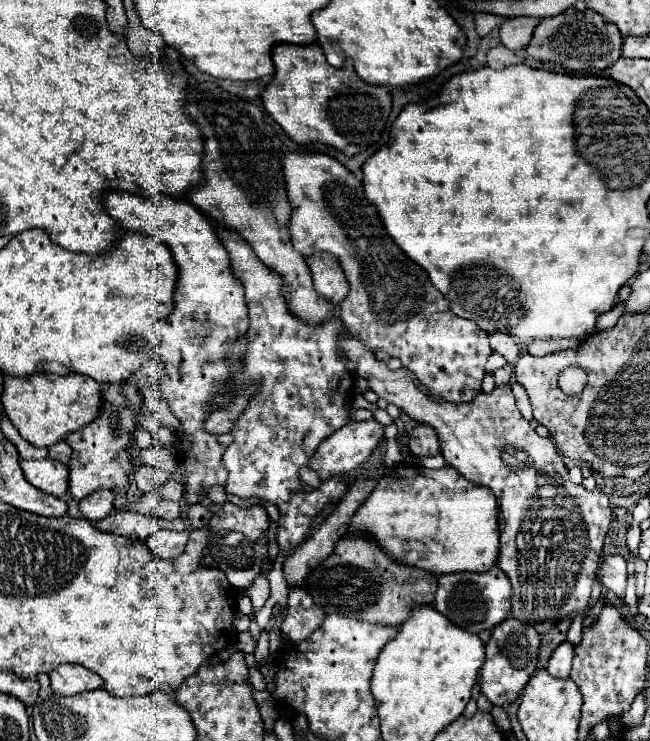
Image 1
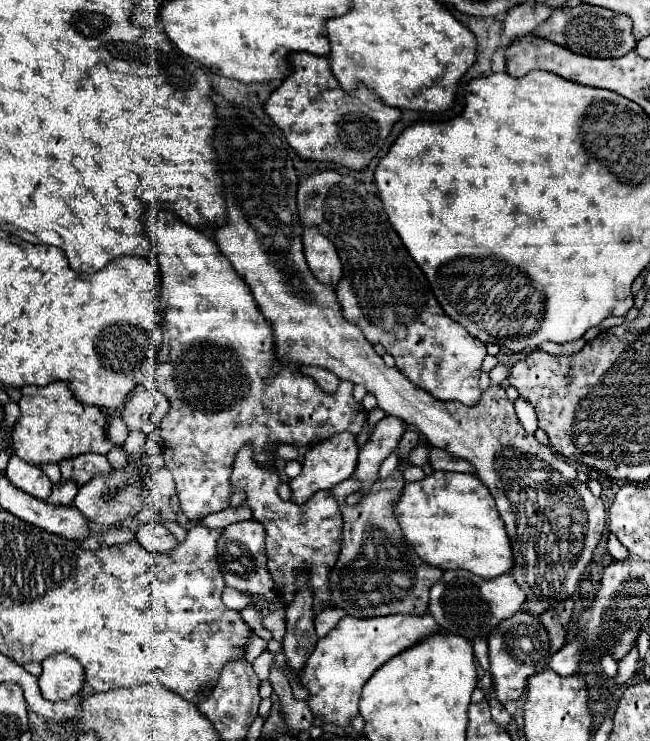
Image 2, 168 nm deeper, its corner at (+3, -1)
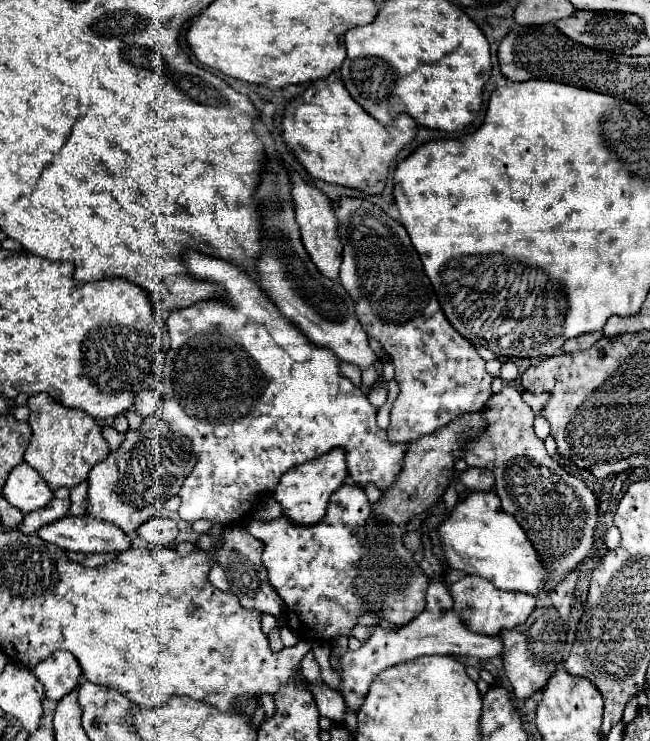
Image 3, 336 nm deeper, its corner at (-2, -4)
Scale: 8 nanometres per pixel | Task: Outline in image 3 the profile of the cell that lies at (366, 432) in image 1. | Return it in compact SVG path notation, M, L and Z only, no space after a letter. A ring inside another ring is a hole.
M333 449L333 451L313 459L309 463L303 463L303 465L289 469L281 477L273 497L281 505L283 517L287 517L295 525L309 527L309 525L315 525L317 521L321 521L321 517L325 517L327 507L329 507L329 497L343 485L345 475L347 475L345 453L341 449Z

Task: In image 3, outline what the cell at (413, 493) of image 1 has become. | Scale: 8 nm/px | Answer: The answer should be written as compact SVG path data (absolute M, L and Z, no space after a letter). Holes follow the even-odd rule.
M469 491L469 497L457 503L453 513L439 525L439 535L451 567L485 577L503 591L521 591L535 597L547 591L547 569L543 569L545 565L539 553L533 551L521 525L501 509L501 501L495 493Z

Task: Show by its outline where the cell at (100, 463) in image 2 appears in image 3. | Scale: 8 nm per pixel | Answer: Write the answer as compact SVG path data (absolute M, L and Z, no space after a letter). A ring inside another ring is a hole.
M81 483L71 489L71 509L69 515L81 517L87 513L87 483Z

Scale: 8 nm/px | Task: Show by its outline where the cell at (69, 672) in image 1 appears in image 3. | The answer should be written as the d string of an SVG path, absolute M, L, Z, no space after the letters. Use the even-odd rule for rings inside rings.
M57 651L43 659L33 673L43 683L45 697L59 701L79 685L81 667L69 651Z

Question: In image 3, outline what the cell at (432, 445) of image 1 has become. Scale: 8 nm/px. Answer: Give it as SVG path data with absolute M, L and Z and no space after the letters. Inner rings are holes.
M471 467L461 473L461 483L471 491L493 491L493 473L489 473L489 469Z

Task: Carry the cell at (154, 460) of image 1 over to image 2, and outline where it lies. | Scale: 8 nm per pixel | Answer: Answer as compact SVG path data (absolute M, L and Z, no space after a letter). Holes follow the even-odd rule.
M52 382L48 386L22 386L18 400L20 418L12 428L14 454L30 464L48 464L72 458L84 452L108 454L114 444L106 438L106 418L96 406L88 406L76 400L68 382Z

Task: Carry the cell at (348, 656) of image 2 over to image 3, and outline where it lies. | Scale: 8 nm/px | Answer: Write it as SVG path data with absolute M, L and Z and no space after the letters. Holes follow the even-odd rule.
M431 581L431 591L427 595L427 607L425 611L415 617L411 623L397 627L395 631L385 631L381 627L375 627L371 637L361 645L357 651L347 651L341 655L341 669L339 675L343 677L343 697L347 707L359 709L365 701L365 695L369 691L369 685L373 679L387 667L393 667L401 661L411 661L421 655L467 655L477 659L495 659L501 657L503 645L501 637L495 635L483 635L471 631L453 611L453 599L447 591L447 587L441 581Z

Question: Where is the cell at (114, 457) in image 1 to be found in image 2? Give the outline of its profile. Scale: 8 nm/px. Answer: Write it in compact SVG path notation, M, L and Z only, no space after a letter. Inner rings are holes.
M62 478L60 482L56 482L56 484L54 484L54 490L52 490L52 494L50 494L48 502L50 502L50 504L70 506L70 504L72 504L72 500L74 500L74 496L76 496L76 492L78 492L76 482L68 482L68 480L64 480L64 478Z

